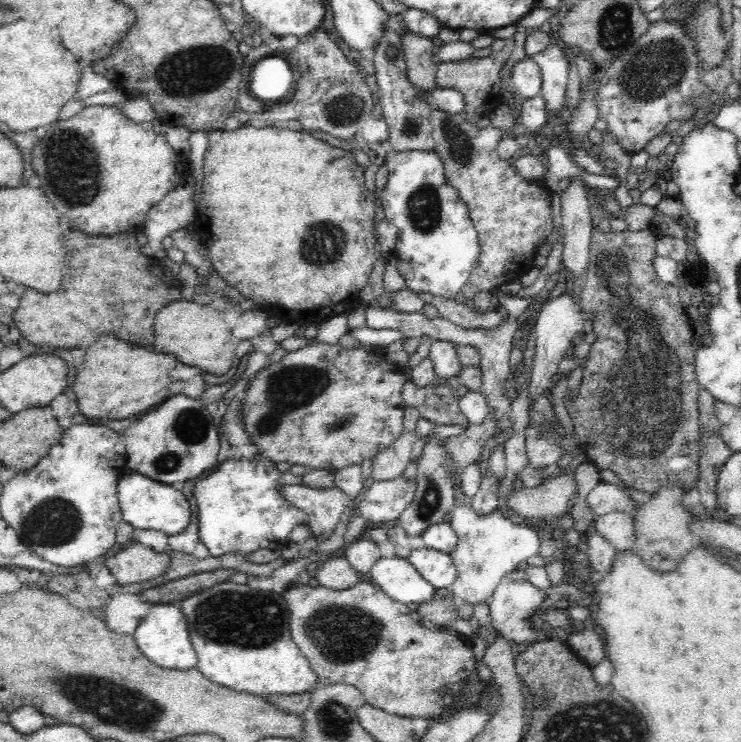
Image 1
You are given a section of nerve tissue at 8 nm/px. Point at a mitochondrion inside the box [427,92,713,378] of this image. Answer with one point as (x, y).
(462, 149)

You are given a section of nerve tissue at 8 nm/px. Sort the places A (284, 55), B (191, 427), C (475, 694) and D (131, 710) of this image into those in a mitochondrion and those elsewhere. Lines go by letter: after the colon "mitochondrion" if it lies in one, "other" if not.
A: other
B: mitochondrion
C: mitochondrion
D: mitochondrion

